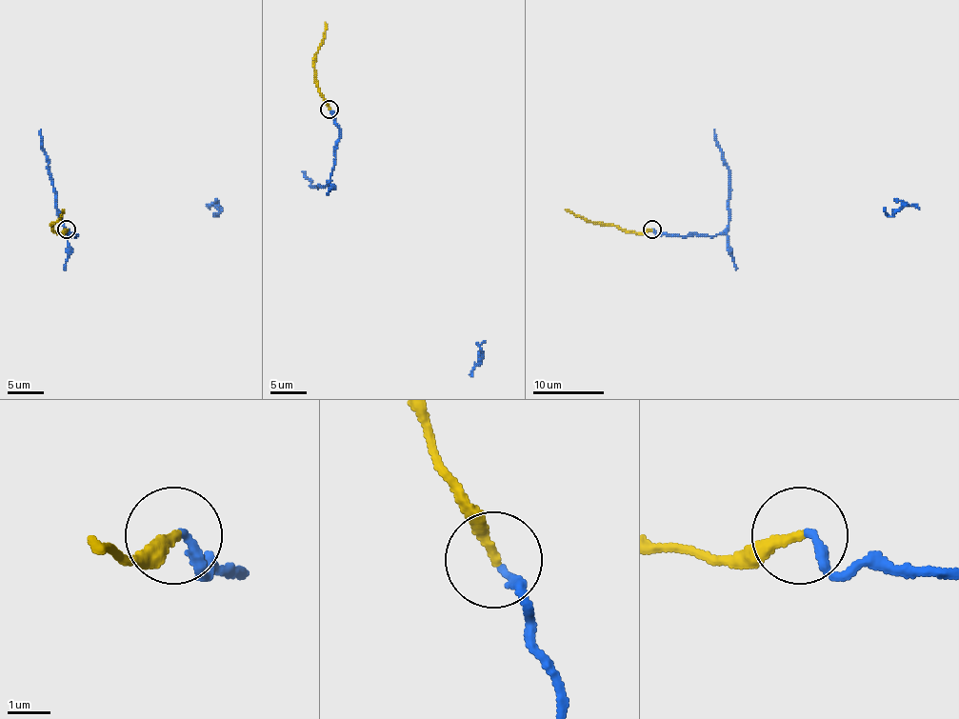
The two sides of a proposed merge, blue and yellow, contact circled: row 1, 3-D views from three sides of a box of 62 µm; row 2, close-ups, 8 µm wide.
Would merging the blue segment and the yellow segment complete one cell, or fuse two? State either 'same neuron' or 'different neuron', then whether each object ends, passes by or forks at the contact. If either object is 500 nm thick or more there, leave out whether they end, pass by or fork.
same neuron; blue ends there; yellow ends there

